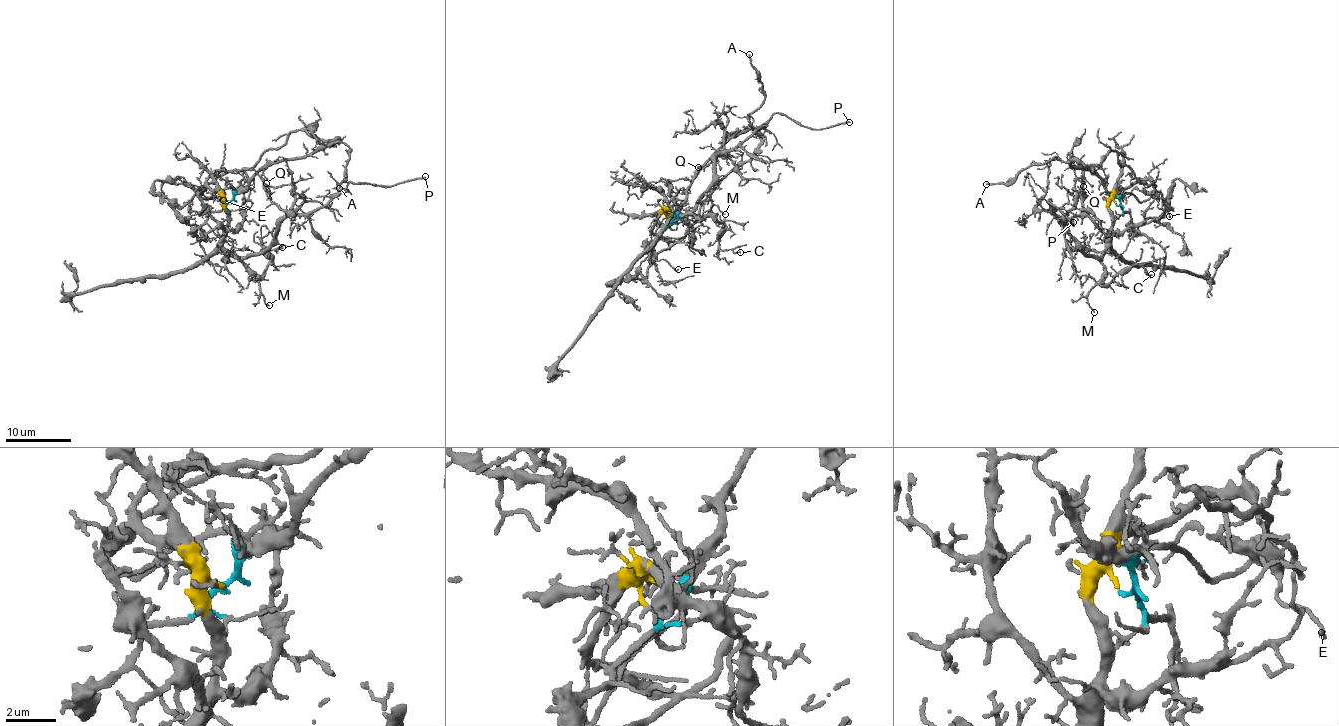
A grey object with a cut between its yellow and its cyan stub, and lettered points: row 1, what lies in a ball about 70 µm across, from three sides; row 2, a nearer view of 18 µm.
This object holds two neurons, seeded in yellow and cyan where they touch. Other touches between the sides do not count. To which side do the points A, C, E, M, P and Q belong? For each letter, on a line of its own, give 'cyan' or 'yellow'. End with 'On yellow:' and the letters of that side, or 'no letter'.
A: cyan
C: yellow
E: cyan
M: yellow
P: yellow
Q: yellow
On yellow: C, M, P, Q

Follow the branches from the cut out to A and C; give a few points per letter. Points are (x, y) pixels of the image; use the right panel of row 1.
A: (1116, 205), (1120, 200), (1105, 183), (1088, 170), (1055, 157), (1033, 164), (1004, 182), (986, 184)
C: (1116, 204), (1110, 202), (1111, 232), (1102, 256), (1103, 281), (1106, 284), (1134, 266), (1152, 274)

